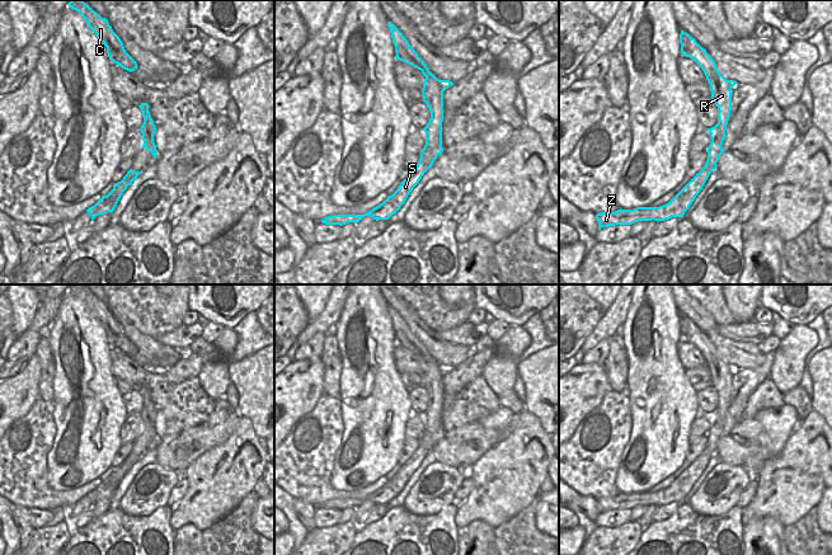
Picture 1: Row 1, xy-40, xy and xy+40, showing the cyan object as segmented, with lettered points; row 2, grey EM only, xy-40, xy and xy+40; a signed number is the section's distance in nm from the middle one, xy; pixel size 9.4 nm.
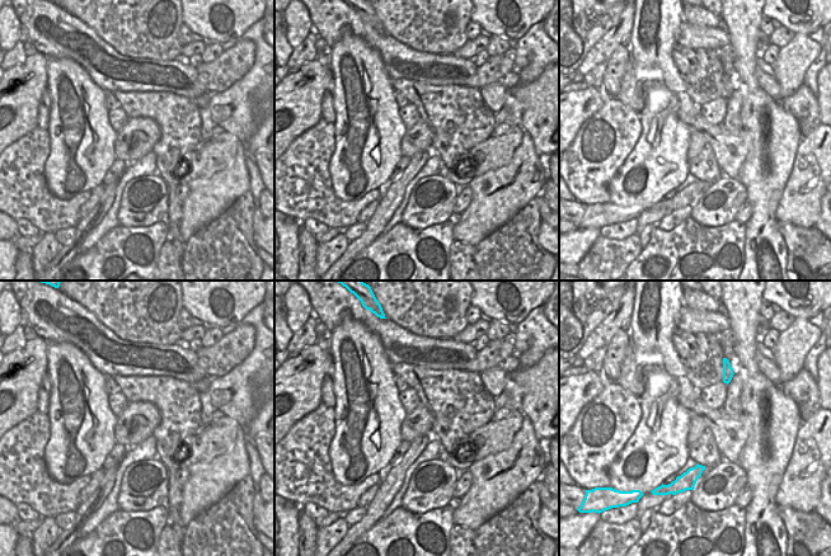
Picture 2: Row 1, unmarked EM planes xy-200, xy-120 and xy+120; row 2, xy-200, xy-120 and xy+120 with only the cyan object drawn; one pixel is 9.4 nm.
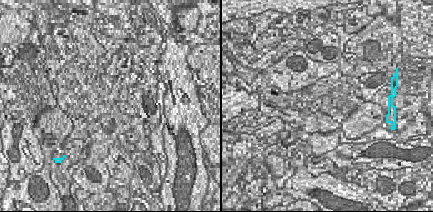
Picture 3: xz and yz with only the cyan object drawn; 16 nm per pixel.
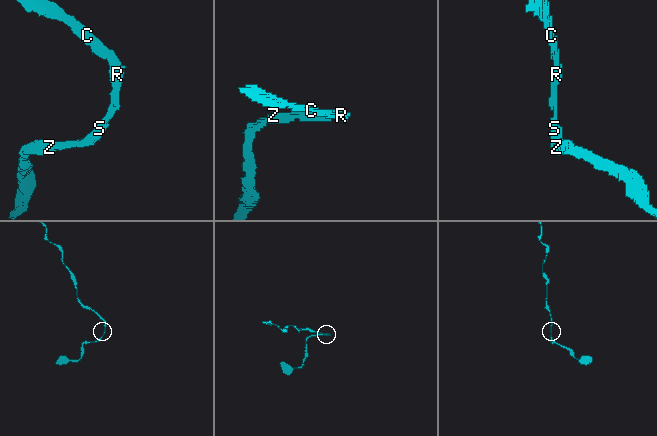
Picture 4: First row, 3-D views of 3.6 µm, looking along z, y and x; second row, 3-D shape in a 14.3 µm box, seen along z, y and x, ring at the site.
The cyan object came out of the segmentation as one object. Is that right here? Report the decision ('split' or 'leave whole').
split

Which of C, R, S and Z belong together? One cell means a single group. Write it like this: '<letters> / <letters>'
C R / S Z

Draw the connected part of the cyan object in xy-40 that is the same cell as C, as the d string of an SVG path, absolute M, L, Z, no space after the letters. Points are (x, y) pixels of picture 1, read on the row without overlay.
M71 284L69 291L80 297L91 316L102 324L107 331L111 348L114 347L130 357L138 352L137 347L126 337L121 323L113 316L105 302L102 302L83 284Z

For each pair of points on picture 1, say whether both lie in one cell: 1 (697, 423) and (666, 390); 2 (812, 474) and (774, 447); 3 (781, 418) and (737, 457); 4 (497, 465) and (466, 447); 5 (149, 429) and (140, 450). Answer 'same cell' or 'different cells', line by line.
1: different cells
2: different cells
3: different cells
4: different cells
5: same cell

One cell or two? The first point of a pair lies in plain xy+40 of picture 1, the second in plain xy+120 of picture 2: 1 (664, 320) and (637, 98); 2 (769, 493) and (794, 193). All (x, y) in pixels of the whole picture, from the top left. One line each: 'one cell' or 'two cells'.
1: two cells
2: one cell

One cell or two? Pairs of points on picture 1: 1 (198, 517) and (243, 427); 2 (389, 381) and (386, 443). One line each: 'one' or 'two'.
1: one
2: one

